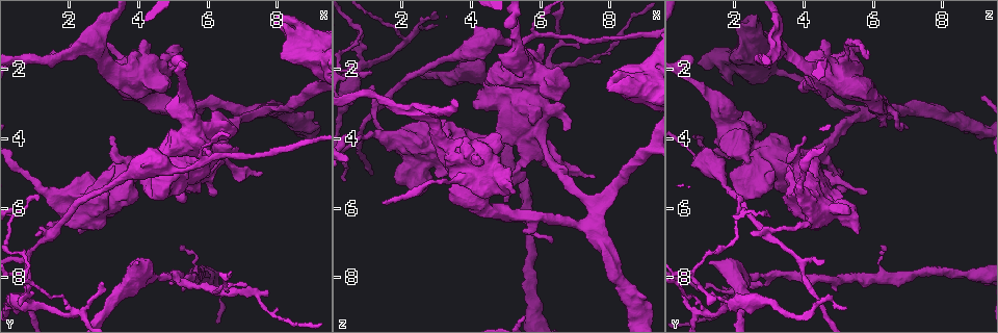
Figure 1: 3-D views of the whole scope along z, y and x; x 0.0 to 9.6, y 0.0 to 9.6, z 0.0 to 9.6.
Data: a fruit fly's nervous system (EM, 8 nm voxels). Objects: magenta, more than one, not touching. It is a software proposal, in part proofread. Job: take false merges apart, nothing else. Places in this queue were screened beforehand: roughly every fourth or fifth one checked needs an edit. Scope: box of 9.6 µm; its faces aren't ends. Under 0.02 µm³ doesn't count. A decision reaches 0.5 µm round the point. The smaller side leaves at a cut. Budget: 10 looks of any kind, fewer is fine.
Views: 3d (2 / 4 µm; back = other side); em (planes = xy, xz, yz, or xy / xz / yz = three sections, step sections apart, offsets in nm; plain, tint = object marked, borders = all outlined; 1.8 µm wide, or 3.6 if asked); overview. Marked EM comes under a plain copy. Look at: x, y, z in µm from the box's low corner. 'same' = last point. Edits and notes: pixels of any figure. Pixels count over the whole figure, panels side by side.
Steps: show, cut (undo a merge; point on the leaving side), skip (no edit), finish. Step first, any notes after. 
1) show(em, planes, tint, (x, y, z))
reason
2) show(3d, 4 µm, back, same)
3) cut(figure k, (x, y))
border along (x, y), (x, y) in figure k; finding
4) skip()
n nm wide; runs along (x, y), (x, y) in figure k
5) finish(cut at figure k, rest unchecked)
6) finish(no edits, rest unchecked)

show(3d, 4 µm, (0.80, 8.70, 1.85))
a fork

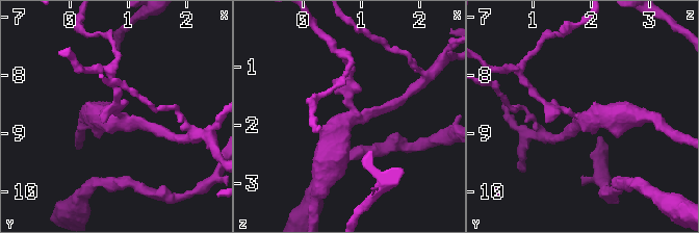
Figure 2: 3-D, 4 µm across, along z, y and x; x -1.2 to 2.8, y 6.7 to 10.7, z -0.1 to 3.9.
show(em, planes, tint, (0.80, 8.75, 1.85))

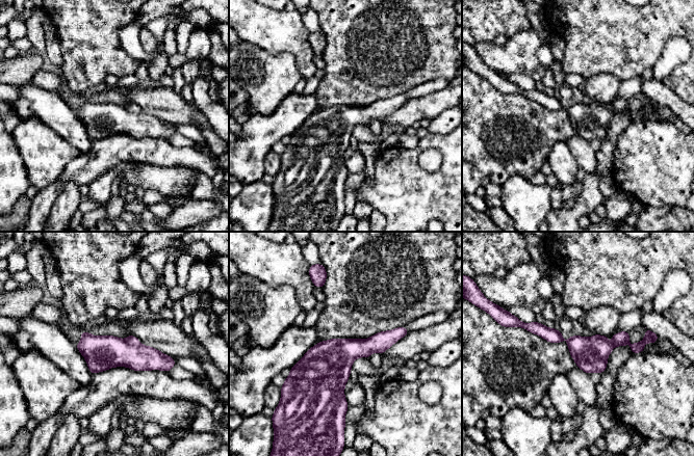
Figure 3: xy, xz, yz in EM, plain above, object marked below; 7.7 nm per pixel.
cut(figure 3, (131, 340))
the part that leaves runs along (524, 325), (536, 327), (560, 339) in figure 3; a second neuron is stuck on

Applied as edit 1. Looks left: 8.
show(3d, 4 µm, (5.95, 4.00, 2.25))
thin arm on a thick one

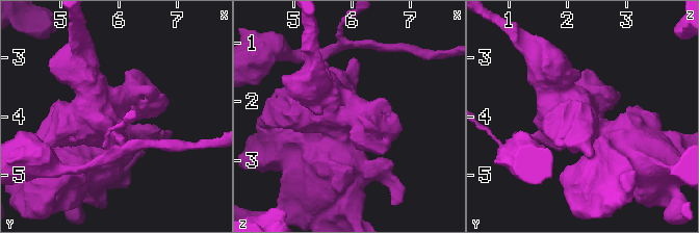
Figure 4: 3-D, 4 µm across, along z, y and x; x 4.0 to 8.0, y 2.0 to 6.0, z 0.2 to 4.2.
show(em, 3.6 µm, planes, tint, (5.90, 4.00, 2.30))

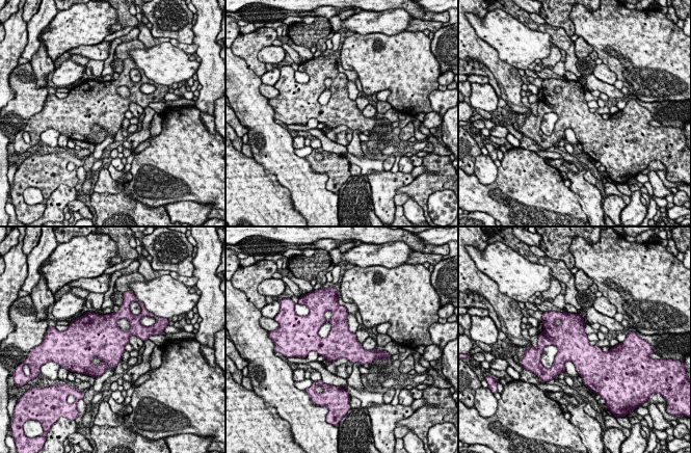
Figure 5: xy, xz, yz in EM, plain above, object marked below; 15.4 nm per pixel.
skip()
480 nm wide; all the same neuron

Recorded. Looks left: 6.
show(em, xy, step 4, tint, (4.70, 1.70, 4.85))
sharp bend

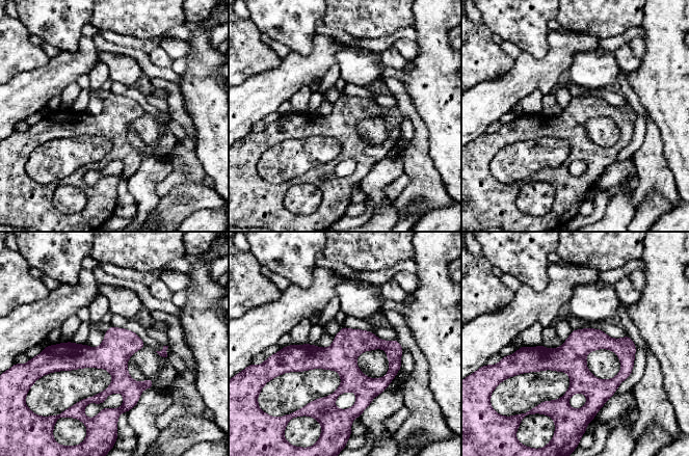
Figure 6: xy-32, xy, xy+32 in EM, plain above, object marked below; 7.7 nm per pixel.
show(em, planes, borders, same)
cut it another way

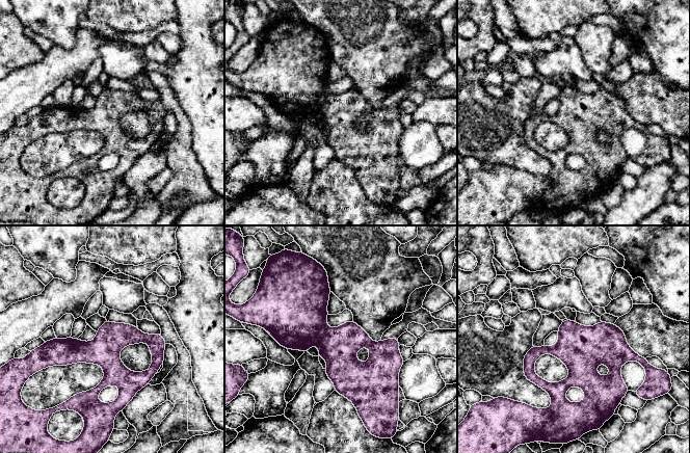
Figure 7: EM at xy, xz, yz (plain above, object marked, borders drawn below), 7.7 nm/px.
skip()
240 nm wide; one neuron here

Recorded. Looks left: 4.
show(3d, 4 µm, (5.05, 8.00, 2.95))

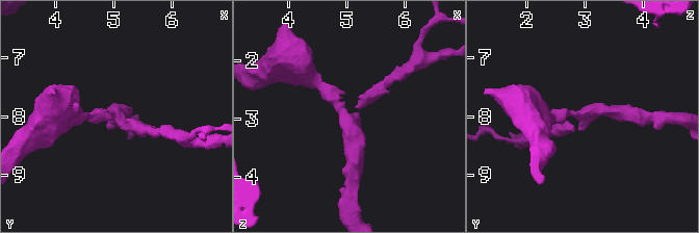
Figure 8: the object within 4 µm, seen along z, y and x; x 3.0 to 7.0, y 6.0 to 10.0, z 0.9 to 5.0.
show(em, 3.6 µm, xy, step 16, tint, (5.00, 7.95, 3.00))
3 arms; arms of 190, 220, 280 nm; need the tissue

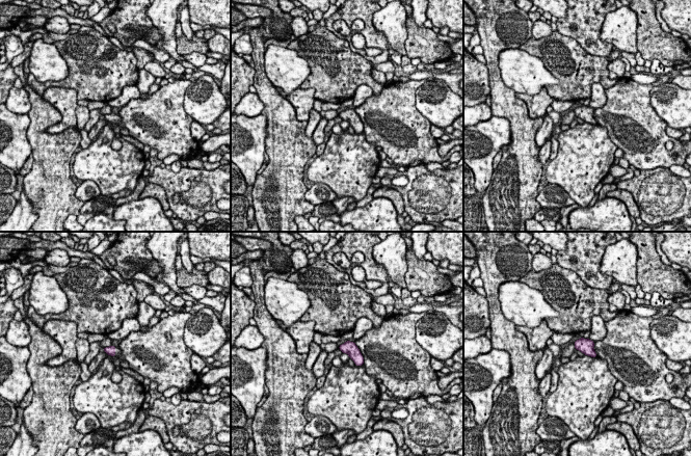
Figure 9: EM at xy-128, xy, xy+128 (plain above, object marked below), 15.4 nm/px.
show(em, 3.6 µm, planes, tint, same)

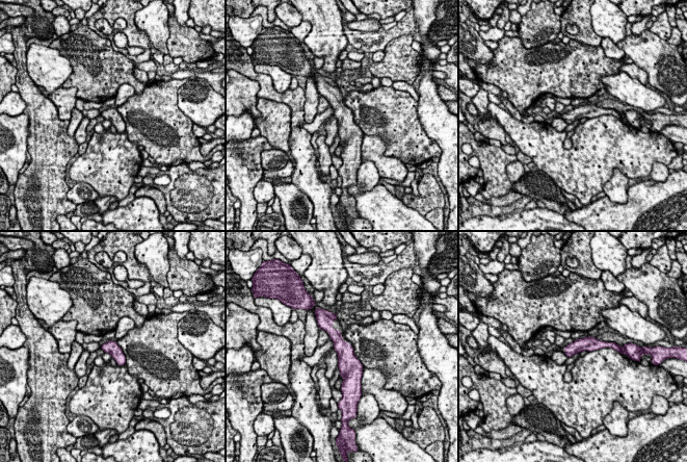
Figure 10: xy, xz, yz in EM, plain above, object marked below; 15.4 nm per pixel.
skip()
runs along (328, 322), (345, 351), (348, 377) in figure 10; all the same neuron

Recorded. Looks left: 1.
finish(cut at figure 3, rest unchecked)

